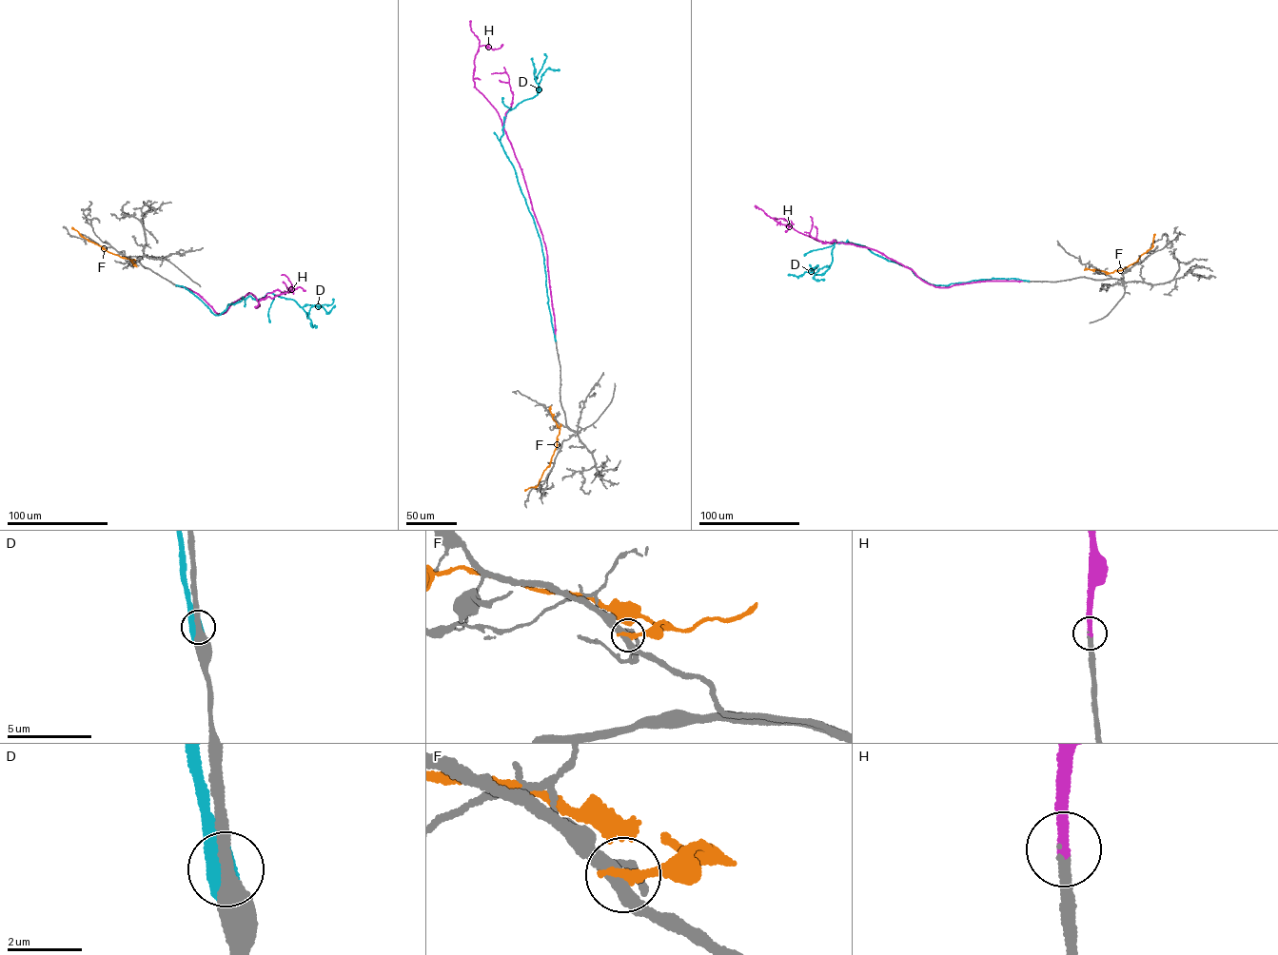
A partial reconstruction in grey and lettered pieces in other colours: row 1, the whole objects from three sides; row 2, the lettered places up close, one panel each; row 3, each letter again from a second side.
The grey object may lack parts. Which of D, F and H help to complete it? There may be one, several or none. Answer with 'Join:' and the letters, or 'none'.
Join: H

